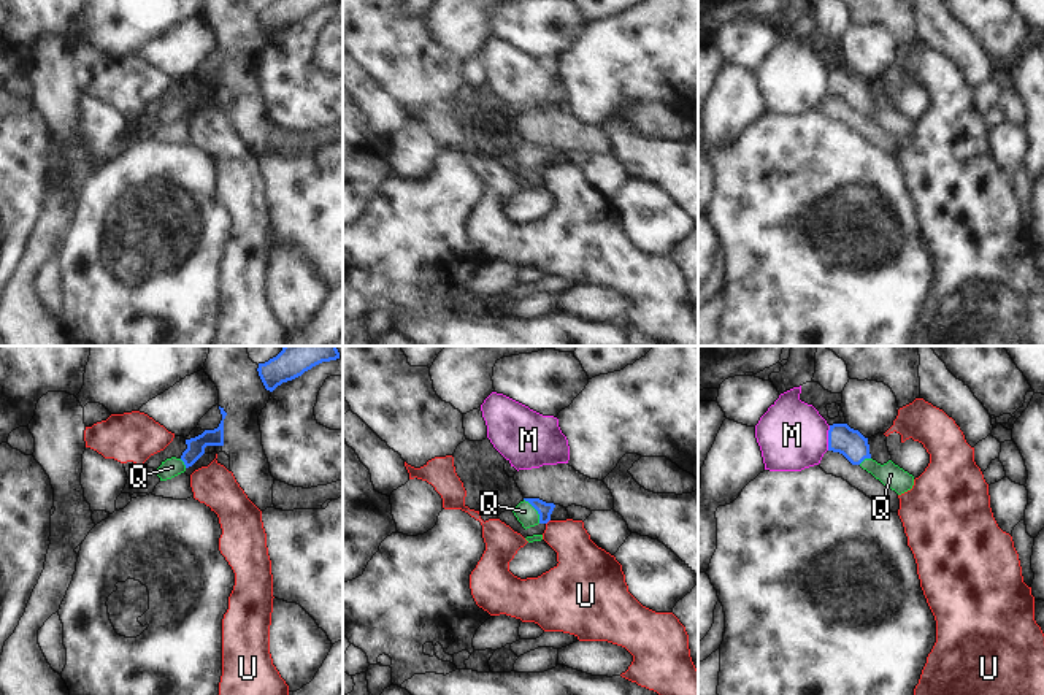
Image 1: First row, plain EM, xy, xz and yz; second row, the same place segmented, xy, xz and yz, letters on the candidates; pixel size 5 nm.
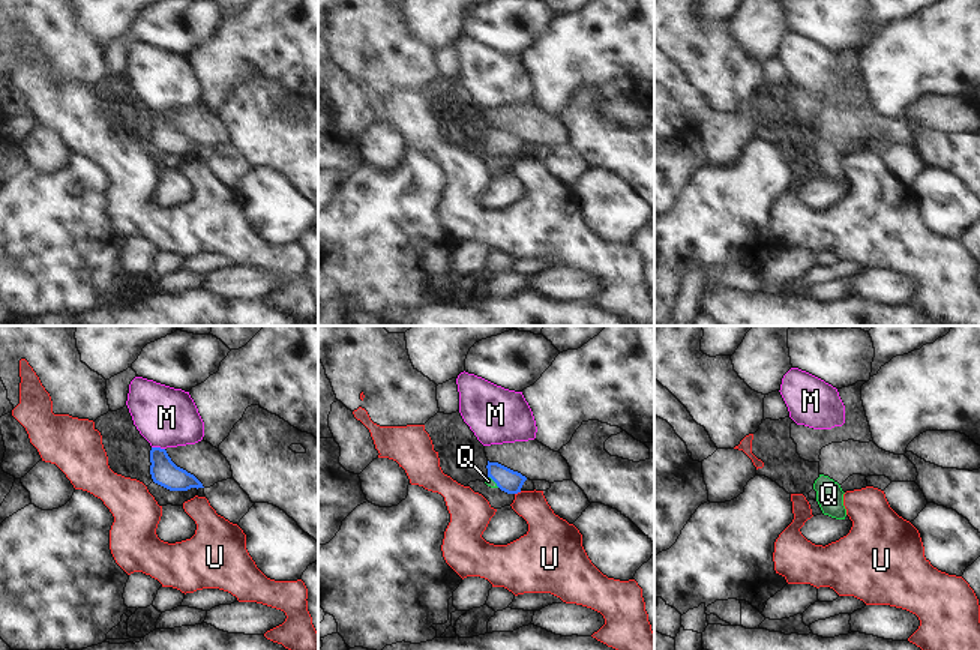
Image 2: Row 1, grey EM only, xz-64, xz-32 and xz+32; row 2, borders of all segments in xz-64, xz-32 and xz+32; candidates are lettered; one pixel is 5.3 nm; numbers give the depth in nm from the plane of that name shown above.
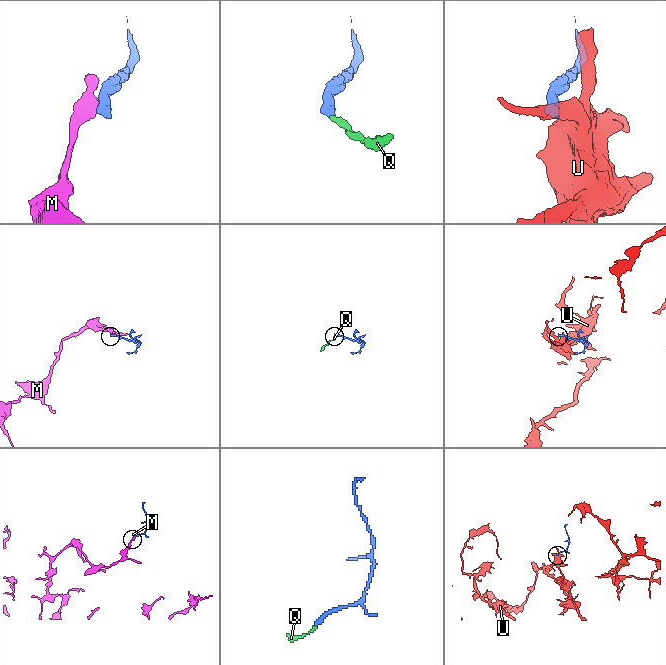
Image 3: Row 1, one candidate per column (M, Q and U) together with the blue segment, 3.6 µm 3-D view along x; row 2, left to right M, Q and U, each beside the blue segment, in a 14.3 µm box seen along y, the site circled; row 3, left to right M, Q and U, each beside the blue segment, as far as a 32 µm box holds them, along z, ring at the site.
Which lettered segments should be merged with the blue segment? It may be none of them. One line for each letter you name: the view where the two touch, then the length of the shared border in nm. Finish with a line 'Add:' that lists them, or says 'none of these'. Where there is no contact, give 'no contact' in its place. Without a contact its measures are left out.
Q: contact in xz; length 150 nm
Add: Q

